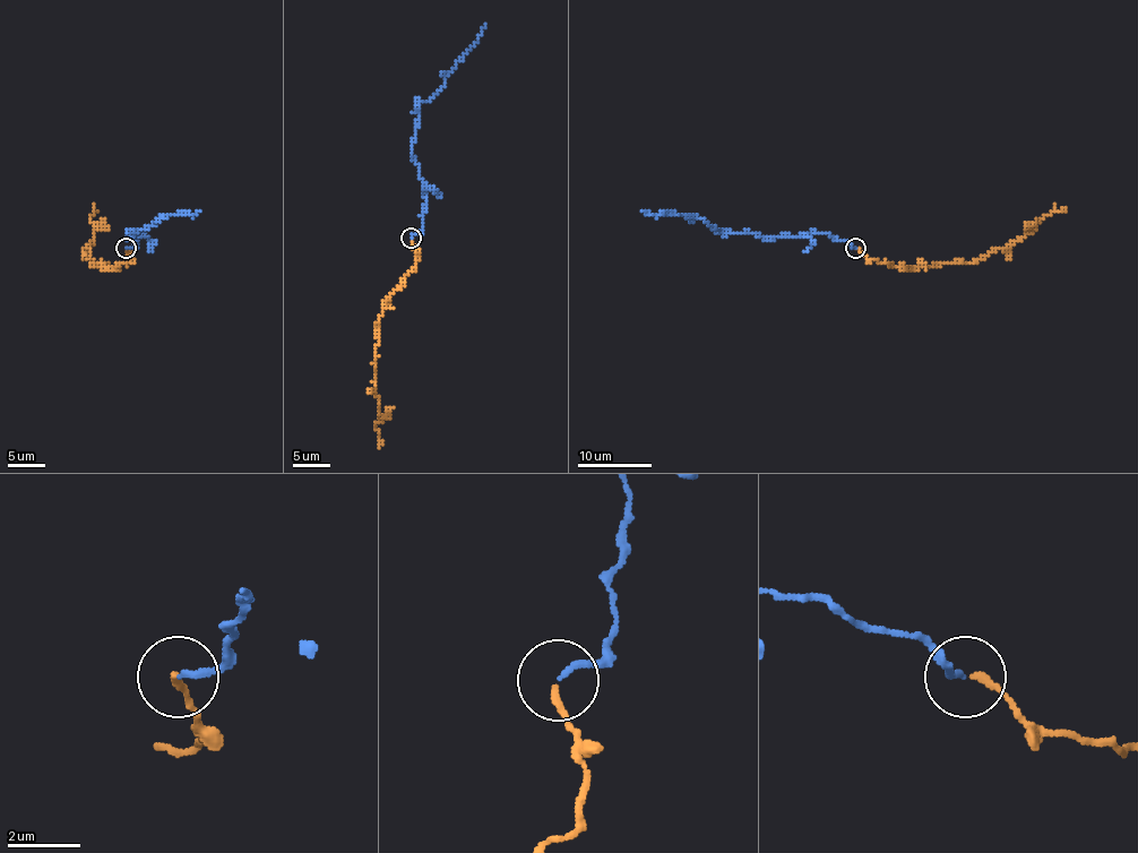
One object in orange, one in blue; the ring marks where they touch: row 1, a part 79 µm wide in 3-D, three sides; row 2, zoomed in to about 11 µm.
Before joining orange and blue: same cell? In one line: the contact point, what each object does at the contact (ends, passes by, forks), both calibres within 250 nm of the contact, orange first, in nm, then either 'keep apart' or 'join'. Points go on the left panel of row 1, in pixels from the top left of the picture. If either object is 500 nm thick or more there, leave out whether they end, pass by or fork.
place (126, 248); orange ends; blue ends; calibres 200 and 180 nm; join

